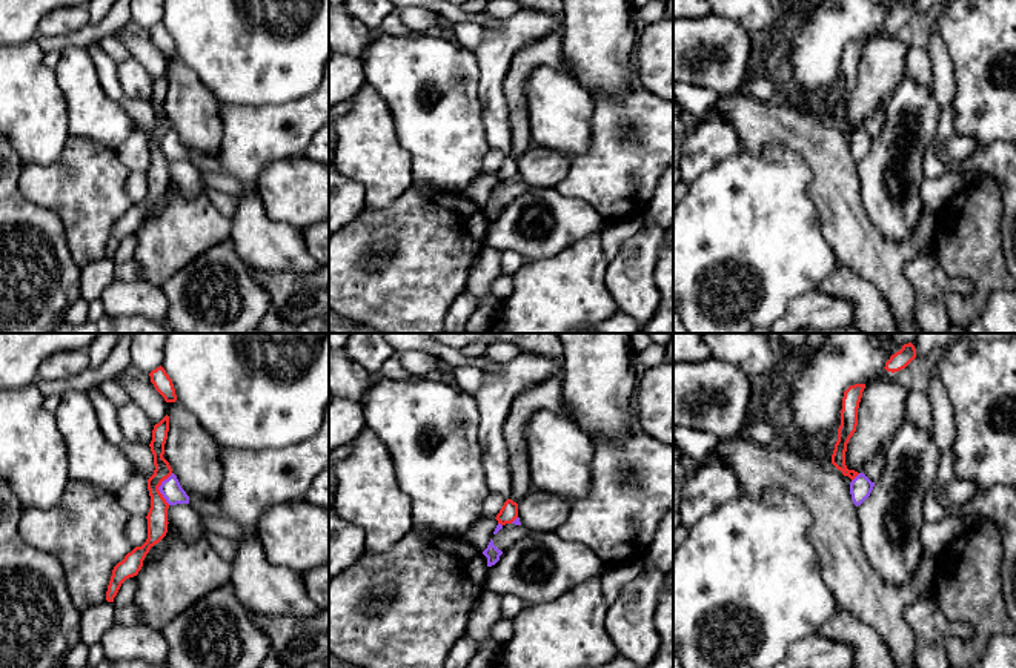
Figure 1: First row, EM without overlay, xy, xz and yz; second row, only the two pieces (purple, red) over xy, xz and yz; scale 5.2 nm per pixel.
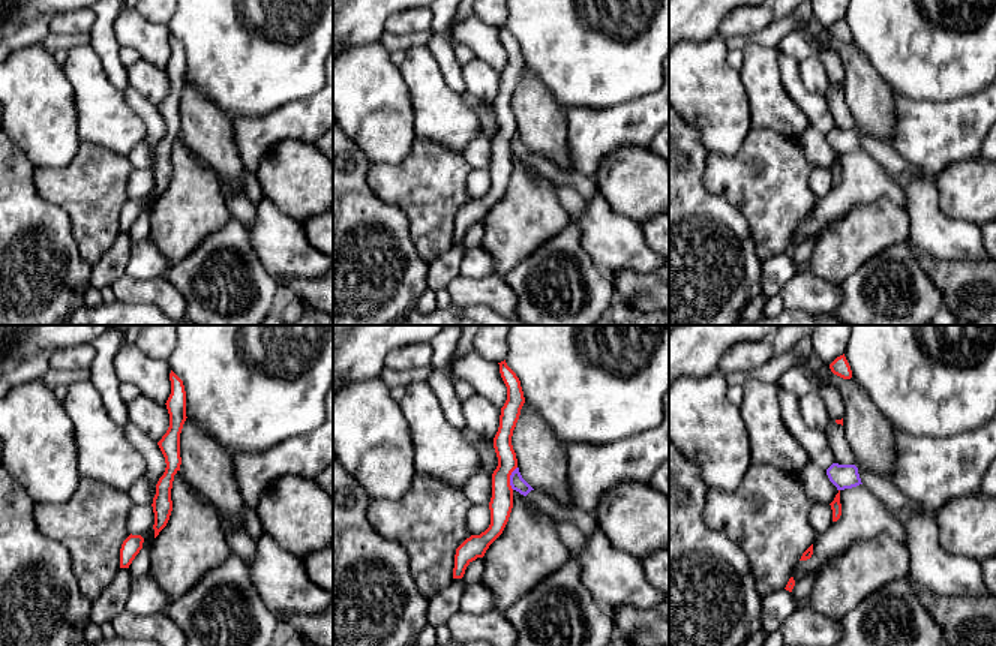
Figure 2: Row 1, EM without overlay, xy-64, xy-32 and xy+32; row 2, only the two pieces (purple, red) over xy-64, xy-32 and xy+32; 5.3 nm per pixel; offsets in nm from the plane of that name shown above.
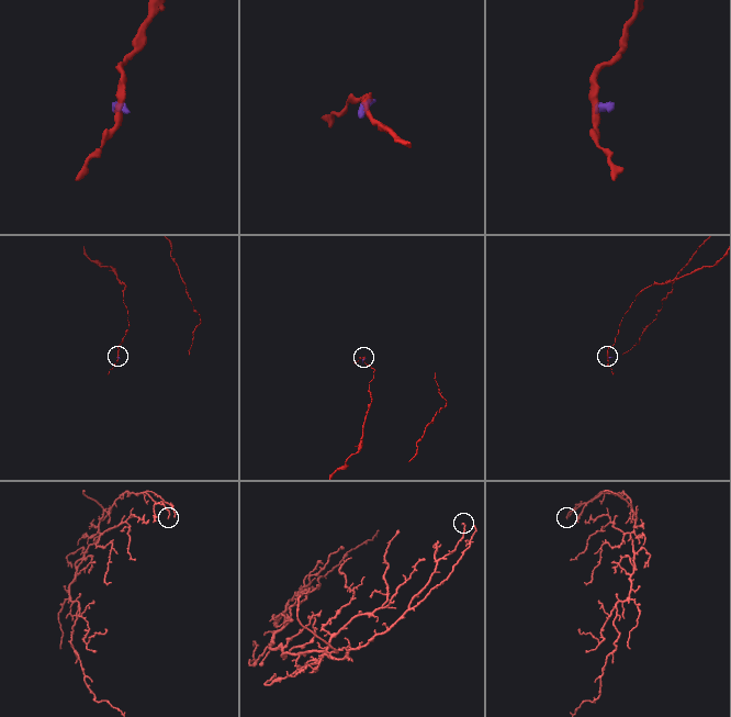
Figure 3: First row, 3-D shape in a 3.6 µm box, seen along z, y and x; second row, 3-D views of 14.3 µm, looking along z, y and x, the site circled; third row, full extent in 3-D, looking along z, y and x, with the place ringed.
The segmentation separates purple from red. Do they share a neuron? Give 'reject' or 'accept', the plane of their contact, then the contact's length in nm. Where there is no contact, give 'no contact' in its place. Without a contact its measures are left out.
reject; contact in xy; length 170 nm

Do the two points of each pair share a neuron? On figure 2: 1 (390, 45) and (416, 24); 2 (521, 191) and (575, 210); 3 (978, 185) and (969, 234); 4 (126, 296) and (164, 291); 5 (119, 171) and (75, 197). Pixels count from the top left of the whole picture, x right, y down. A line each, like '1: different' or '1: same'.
1: different
2: different
3: different
4: same
5: same

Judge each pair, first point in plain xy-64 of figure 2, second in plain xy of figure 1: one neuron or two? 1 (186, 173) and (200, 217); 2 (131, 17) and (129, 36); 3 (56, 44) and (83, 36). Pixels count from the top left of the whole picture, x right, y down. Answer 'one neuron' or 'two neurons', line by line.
1: one neuron
2: one neuron
3: one neuron

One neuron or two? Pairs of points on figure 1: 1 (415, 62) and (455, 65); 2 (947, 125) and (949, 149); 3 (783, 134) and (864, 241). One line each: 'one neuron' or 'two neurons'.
1: one neuron
2: two neurons
3: one neuron

